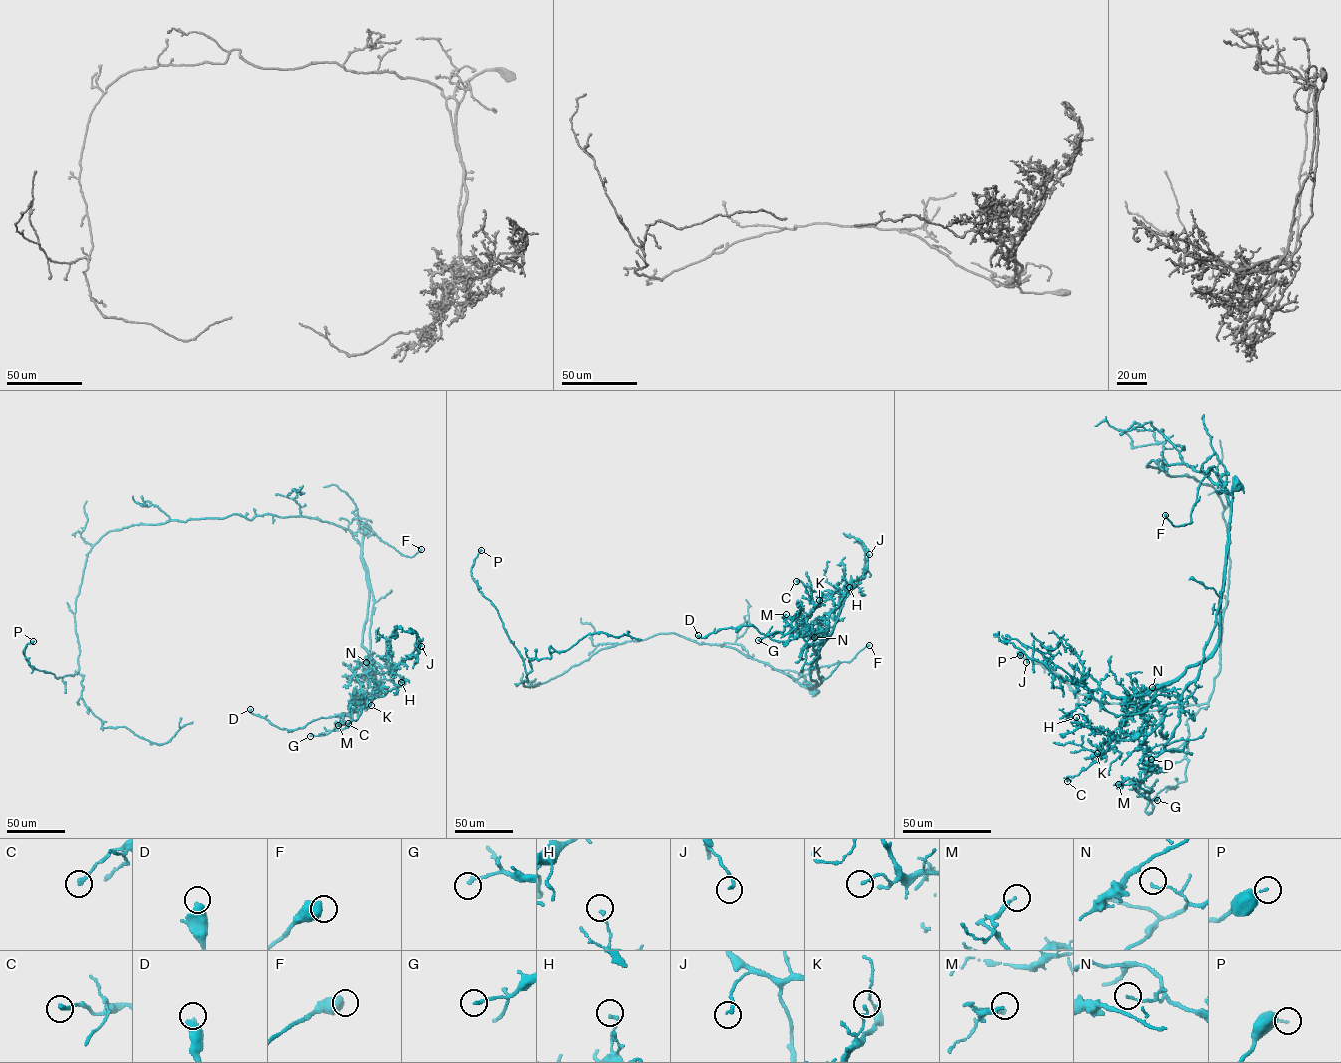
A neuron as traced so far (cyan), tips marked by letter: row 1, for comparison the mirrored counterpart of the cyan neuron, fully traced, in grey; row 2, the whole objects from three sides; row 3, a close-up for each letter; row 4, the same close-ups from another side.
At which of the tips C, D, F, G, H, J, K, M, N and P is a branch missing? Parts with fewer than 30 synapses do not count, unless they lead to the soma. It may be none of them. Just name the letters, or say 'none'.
none

